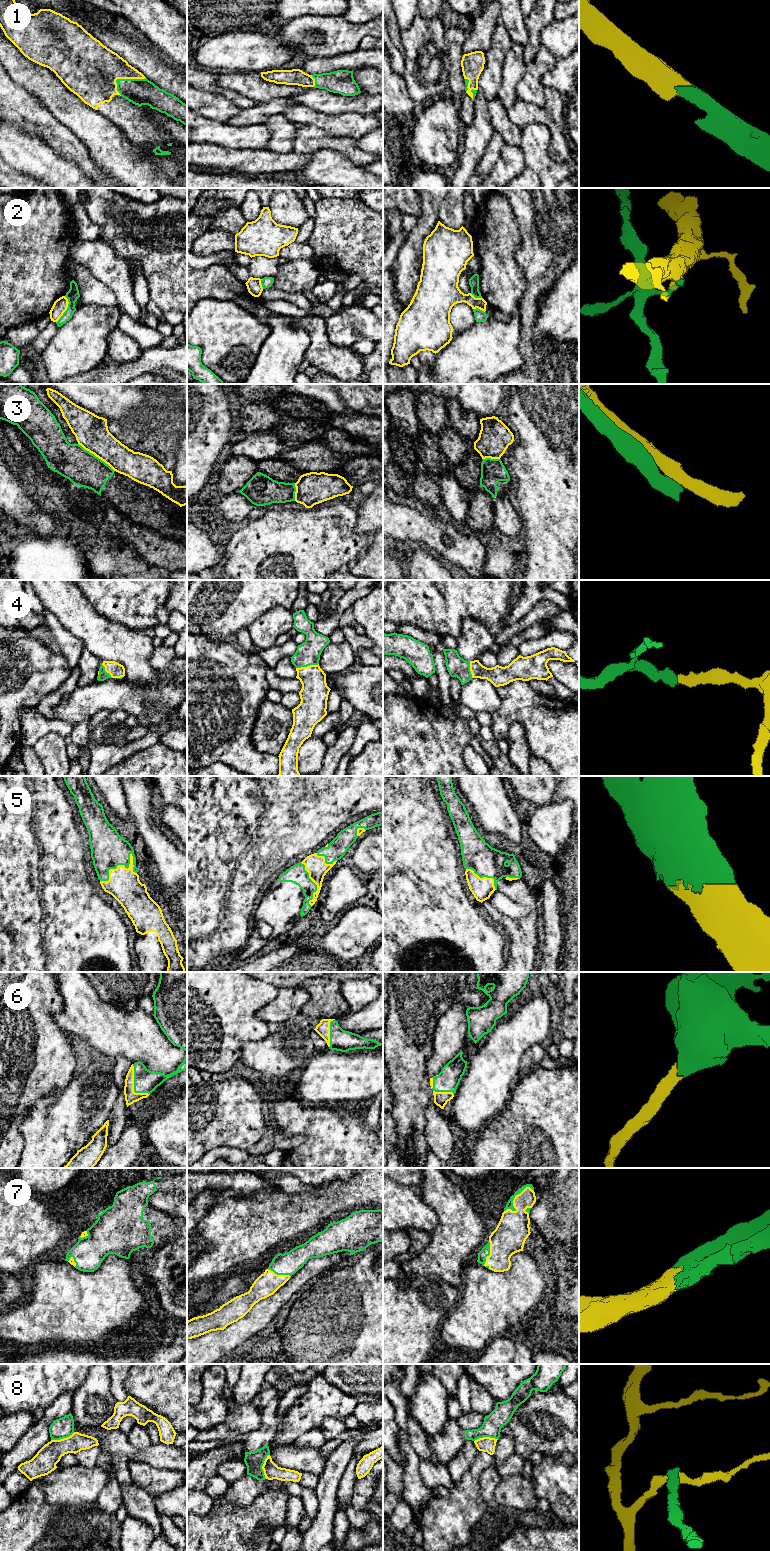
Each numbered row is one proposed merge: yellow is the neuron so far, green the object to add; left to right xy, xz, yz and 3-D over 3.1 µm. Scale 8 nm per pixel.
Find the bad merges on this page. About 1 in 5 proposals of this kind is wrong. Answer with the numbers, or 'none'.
2, 3, 8

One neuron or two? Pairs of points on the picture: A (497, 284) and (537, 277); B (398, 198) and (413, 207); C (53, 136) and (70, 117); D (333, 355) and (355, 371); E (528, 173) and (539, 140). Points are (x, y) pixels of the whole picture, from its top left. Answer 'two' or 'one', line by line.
A: two
B: one
C: two
D: one
E: two

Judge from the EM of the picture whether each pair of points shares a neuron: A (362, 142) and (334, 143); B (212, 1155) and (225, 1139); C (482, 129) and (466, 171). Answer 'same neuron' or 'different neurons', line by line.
A: different neurons
B: different neurons
C: same neuron

